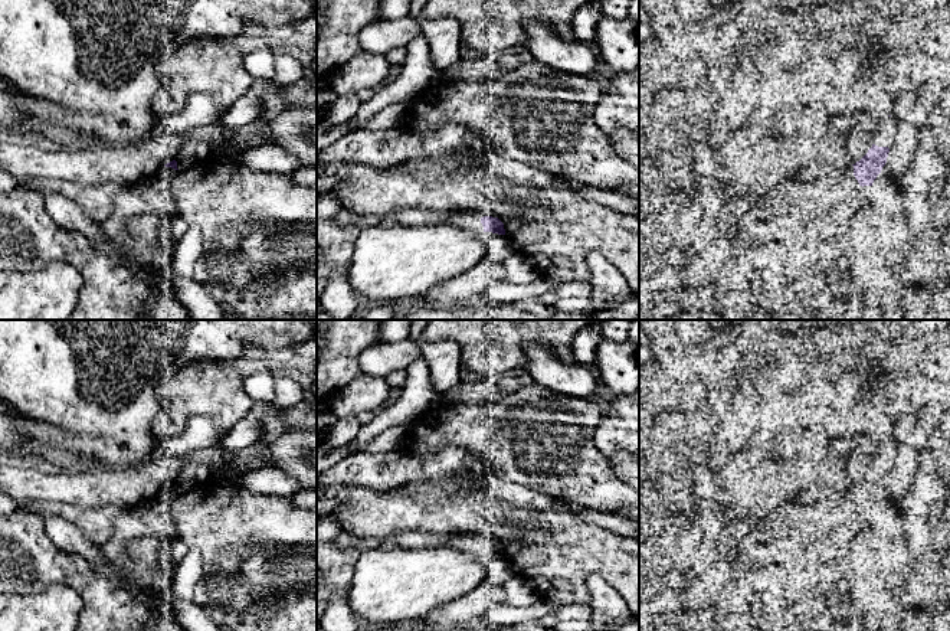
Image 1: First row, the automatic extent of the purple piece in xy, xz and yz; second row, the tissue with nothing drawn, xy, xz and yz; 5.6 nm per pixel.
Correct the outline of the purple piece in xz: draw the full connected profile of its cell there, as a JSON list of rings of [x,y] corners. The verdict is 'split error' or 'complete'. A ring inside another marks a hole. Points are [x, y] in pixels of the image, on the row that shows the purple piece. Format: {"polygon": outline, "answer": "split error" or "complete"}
{"polygon": [[[484,216],[481,218],[484,232],[492,232],[498,235],[505,235],[504,223],[498,218]]], "answer": "complete"}

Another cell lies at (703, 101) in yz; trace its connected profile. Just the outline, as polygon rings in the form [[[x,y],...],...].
[[[710,81],[698,84],[688,92],[682,112],[675,118],[675,127],[682,135],[689,137],[697,124],[710,124],[720,104],[720,95]]]

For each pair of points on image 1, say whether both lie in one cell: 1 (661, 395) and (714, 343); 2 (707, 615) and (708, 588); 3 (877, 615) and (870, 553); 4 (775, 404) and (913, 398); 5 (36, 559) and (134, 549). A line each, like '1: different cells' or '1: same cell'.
1: same cell
2: different cells
3: same cell
4: same cell
5: different cells

